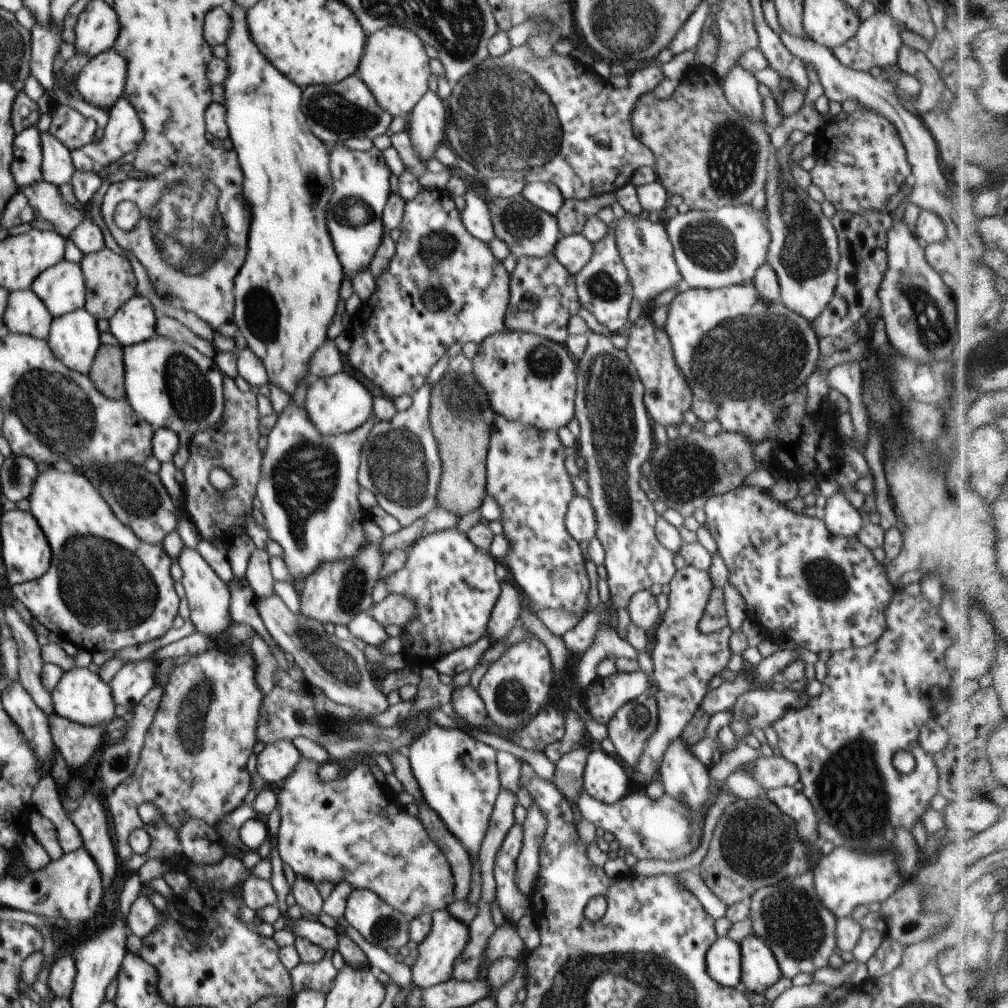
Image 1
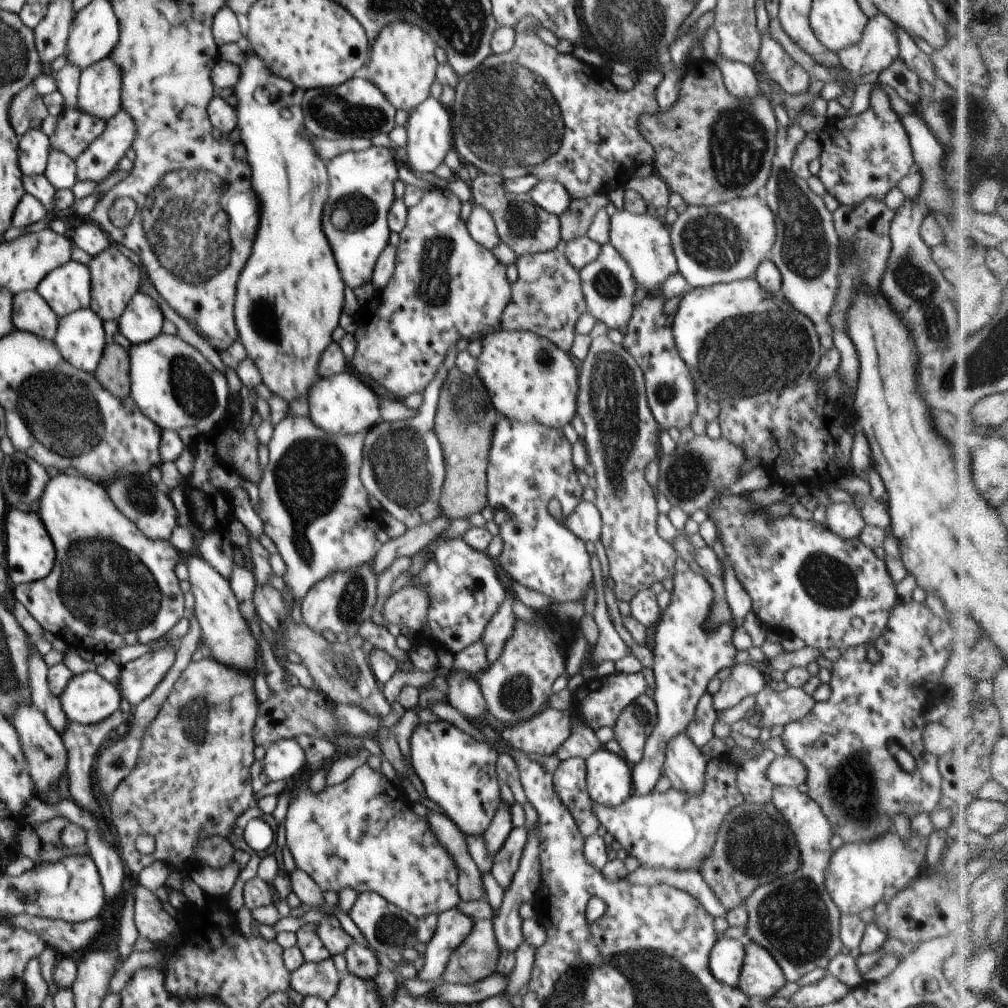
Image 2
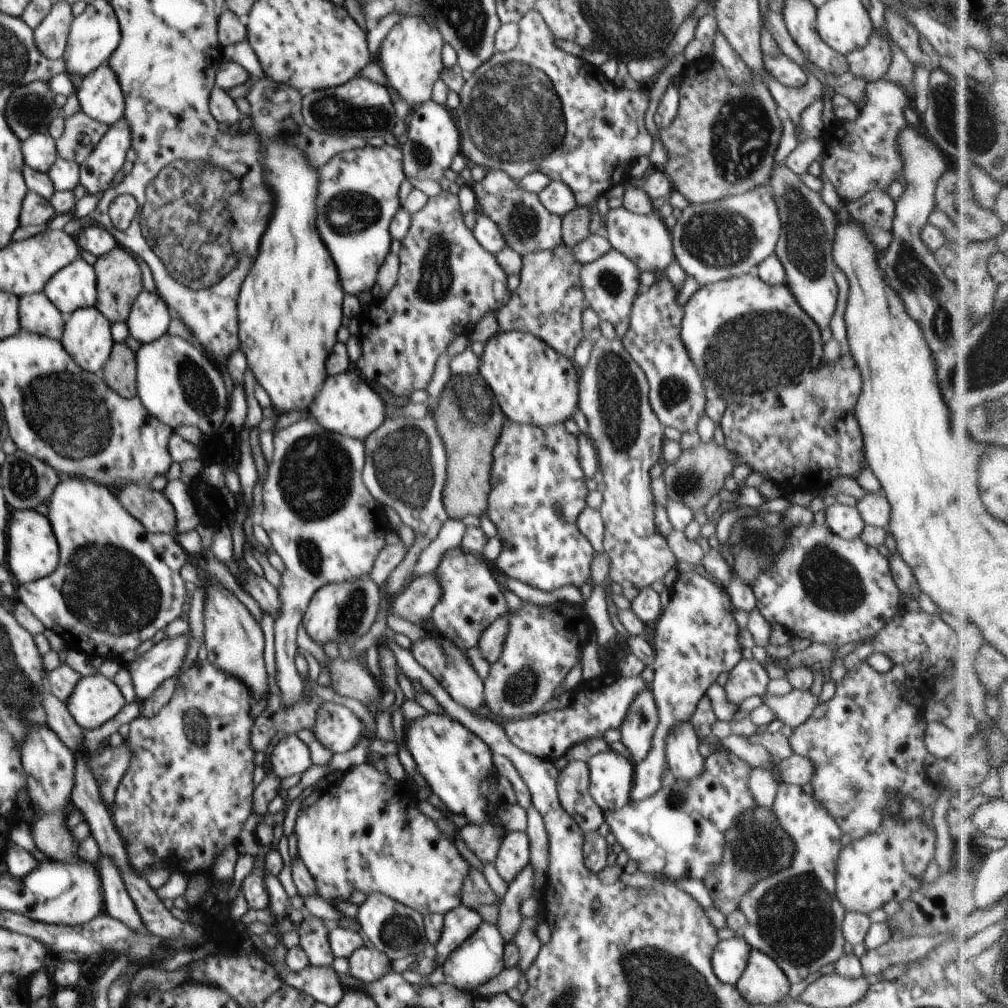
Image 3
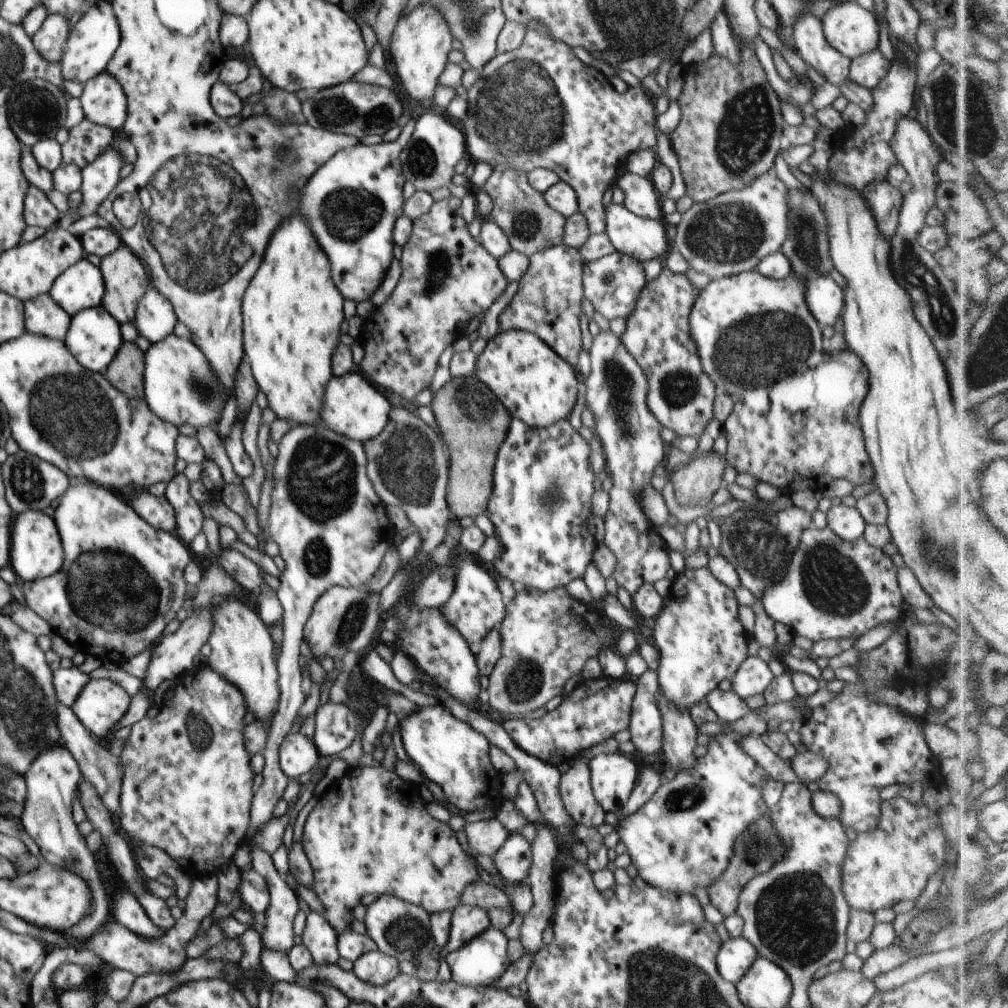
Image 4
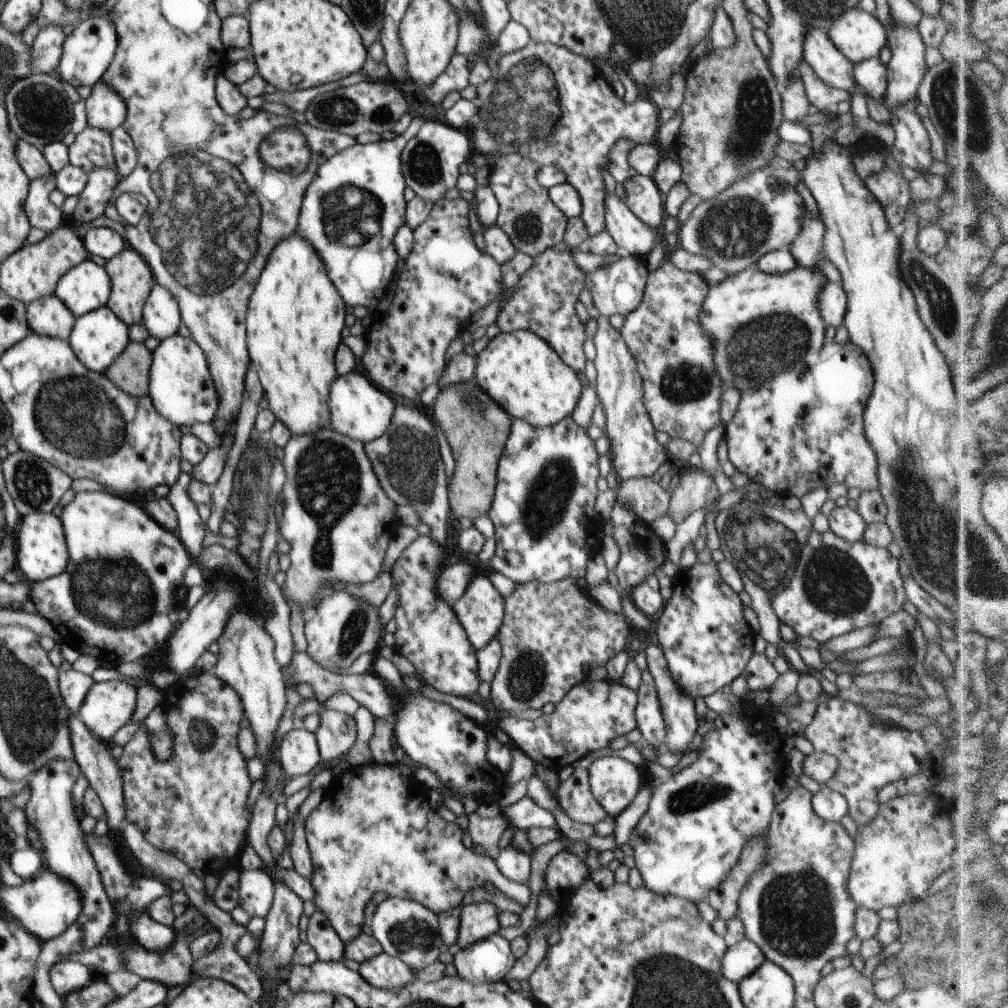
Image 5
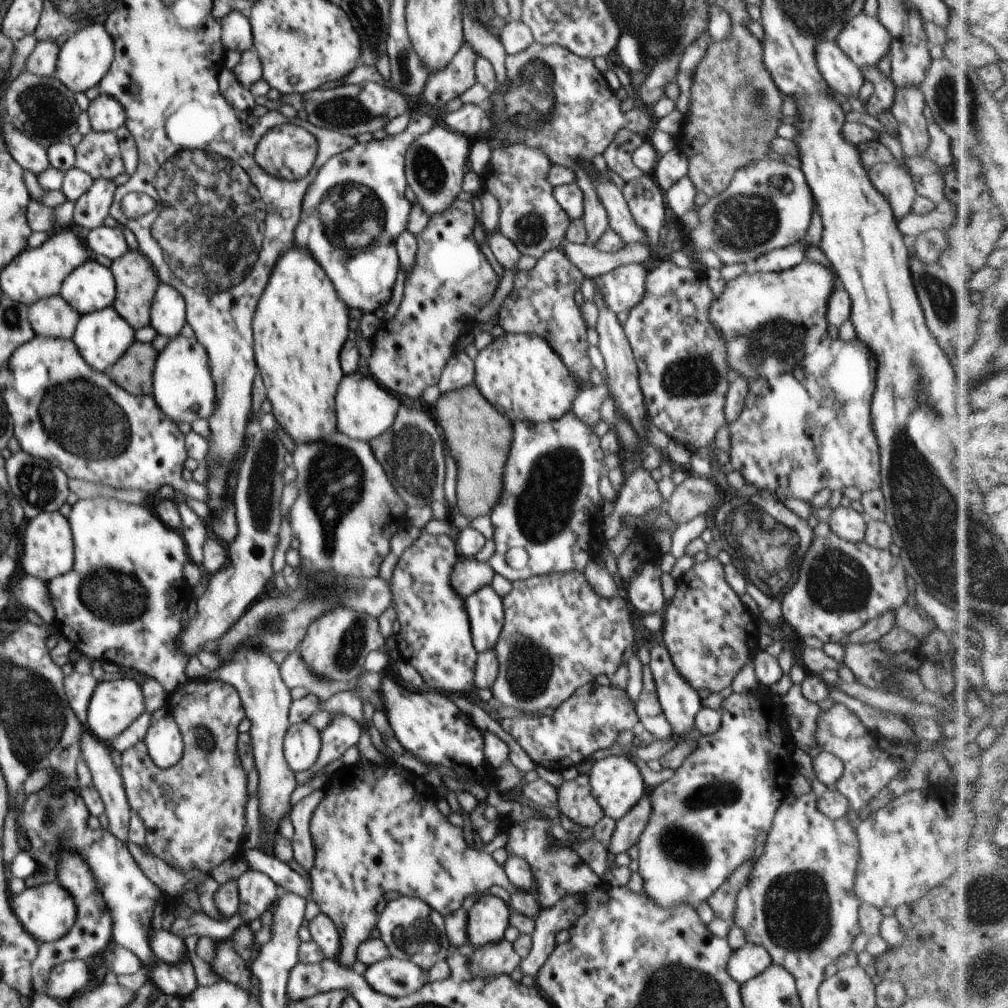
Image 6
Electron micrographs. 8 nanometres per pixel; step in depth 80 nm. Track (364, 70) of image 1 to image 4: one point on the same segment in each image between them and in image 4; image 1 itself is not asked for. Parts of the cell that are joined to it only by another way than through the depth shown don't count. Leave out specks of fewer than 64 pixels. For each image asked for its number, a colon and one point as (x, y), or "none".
2: (402, 64)
3: (410, 53)
4: (422, 39)

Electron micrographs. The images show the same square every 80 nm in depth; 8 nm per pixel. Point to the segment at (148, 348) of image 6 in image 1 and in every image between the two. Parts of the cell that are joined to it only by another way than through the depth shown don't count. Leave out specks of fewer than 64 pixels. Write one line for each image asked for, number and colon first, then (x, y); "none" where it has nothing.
1: (107, 372)
2: (112, 372)
3: (120, 372)
4: (125, 372)
5: (129, 372)

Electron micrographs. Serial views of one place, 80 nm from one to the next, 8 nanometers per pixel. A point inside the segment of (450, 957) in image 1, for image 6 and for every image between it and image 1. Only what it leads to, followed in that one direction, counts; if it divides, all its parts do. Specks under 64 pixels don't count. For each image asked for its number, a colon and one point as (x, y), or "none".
2: (453, 927)
3: (458, 924)
4: (467, 922)
5: (478, 921)
6: (487, 921)

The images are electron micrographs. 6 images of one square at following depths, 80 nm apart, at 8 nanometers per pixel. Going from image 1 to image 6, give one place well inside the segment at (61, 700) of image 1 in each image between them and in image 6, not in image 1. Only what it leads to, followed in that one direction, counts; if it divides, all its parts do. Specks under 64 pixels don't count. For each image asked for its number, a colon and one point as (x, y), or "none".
2: (88, 699)
3: (96, 699)
4: (102, 703)
5: (109, 705)
6: (116, 704)

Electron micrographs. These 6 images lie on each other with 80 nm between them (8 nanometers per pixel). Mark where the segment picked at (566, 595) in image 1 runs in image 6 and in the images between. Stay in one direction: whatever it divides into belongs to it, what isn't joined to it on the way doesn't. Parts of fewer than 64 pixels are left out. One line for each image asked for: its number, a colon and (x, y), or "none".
2: (529, 464)
3: (538, 490)
4: (542, 491)
5: (543, 507)
6: (549, 504)

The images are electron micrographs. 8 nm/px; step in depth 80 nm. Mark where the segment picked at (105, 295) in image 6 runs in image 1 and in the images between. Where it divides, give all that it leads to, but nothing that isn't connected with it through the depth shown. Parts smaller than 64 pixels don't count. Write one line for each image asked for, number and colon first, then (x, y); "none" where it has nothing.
1: (62, 288)
2: (67, 289)
3: (74, 287)
4: (82, 286)
5: (86, 287)

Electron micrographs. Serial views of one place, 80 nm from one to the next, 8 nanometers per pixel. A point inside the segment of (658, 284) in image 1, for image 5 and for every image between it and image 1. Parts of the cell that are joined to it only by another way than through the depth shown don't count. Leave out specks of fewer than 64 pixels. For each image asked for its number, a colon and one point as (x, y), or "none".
2: (644, 241)
3: (645, 239)
4: (635, 236)
5: (632, 237)

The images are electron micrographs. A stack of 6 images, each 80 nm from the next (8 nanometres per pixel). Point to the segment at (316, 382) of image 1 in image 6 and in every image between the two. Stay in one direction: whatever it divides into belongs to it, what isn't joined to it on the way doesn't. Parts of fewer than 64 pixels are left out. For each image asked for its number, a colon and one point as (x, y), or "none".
2: (340, 404)
3: (346, 404)
4: (352, 406)
5: (359, 409)
6: (365, 409)

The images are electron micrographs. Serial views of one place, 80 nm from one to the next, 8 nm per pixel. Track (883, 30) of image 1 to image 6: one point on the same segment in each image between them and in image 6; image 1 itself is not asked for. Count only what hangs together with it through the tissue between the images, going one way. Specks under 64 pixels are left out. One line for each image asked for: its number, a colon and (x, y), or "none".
2: (878, 48)
3: (871, 63)
4: (868, 70)
5: (871, 75)
6: (881, 100)

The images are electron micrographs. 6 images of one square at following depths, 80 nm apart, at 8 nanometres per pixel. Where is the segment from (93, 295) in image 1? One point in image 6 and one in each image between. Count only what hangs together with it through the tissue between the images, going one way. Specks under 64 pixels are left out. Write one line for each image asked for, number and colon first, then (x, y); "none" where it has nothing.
2: (114, 279)
3: (119, 278)
4: (126, 278)
5: (132, 280)
6: (136, 280)

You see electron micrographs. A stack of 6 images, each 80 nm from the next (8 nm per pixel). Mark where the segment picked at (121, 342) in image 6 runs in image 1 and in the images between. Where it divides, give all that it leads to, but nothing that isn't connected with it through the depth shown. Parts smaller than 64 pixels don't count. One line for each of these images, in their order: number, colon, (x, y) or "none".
1: (74, 338)
2: (80, 338)
3: (86, 336)
4: (94, 337)
5: (98, 337)

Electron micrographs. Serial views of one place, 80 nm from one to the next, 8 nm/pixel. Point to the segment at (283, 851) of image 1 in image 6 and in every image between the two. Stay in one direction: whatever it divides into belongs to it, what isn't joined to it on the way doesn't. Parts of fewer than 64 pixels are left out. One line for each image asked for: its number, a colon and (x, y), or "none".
2: (362, 834)
3: (365, 833)
4: (374, 837)
5: (377, 835)
6: (381, 834)

